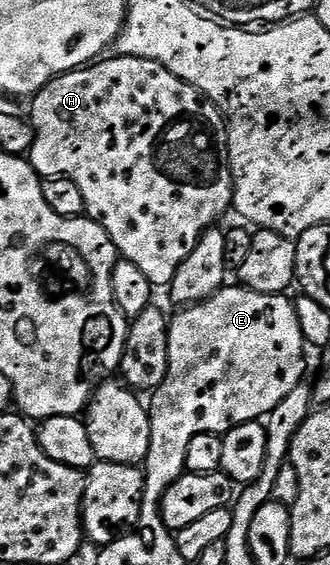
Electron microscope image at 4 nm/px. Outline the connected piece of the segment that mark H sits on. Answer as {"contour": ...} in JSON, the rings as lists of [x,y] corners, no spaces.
{"contour":[[[119,54],[109,55],[107,58],[101,58],[85,67],[75,68],[73,72],[67,72],[58,78],[54,78],[42,91],[31,97],[30,104],[32,104],[30,123],[32,126],[32,133],[34,134],[34,142],[32,143],[32,151],[30,153],[32,168],[44,180],[53,180],[61,176],[70,182],[74,182],[74,186],[78,186],[78,190],[82,190],[82,198],[86,198],[87,219],[93,220],[98,226],[102,226],[102,230],[106,230],[106,234],[110,234],[110,238],[114,242],[117,253],[119,253],[123,259],[134,262],[134,266],[138,266],[138,270],[142,270],[142,274],[146,274],[146,278],[150,278],[152,285],[157,289],[167,289],[172,283],[174,274],[178,274],[178,266],[182,266],[182,262],[186,262],[186,258],[190,258],[190,254],[194,254],[194,246],[198,246],[198,242],[204,237],[205,232],[217,222],[220,222],[216,220],[222,219],[232,208],[232,171],[230,170],[230,158],[228,157],[228,125],[224,117],[220,115],[220,111],[194,86],[190,86],[186,82],[182,82],[182,78],[170,74],[170,70],[166,66],[162,66],[150,58],[134,58],[133,56],[122,56]]]}

